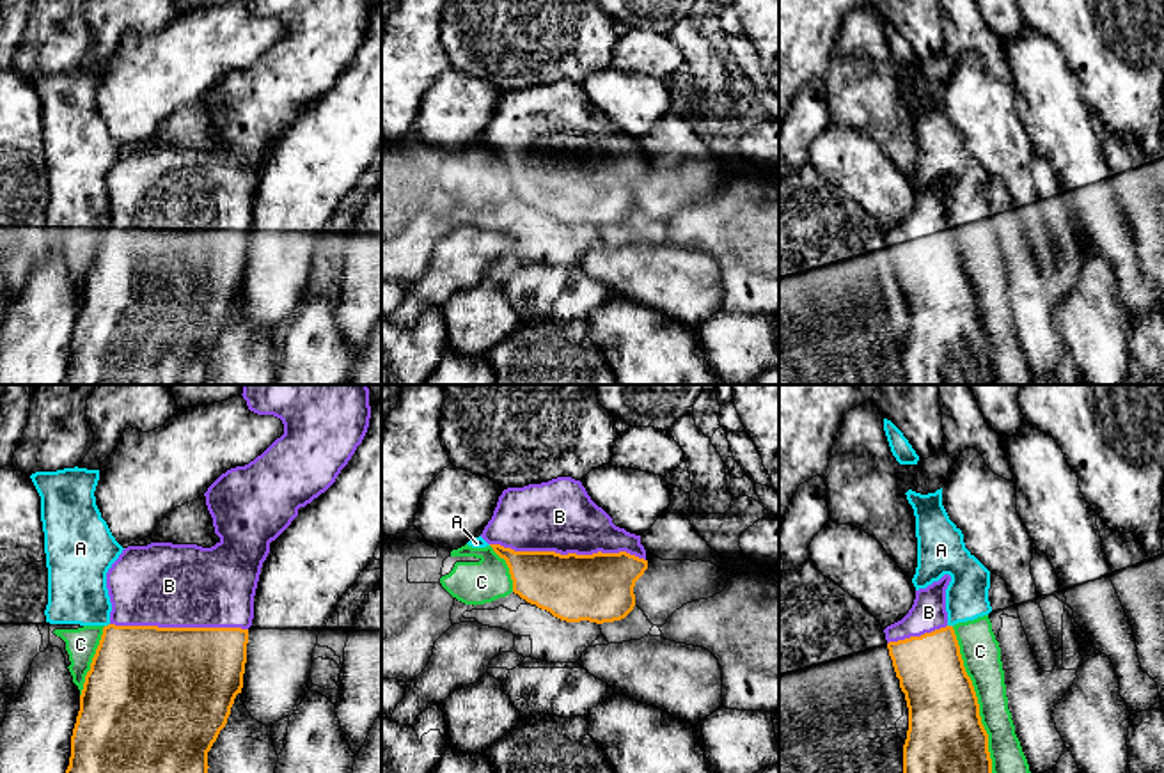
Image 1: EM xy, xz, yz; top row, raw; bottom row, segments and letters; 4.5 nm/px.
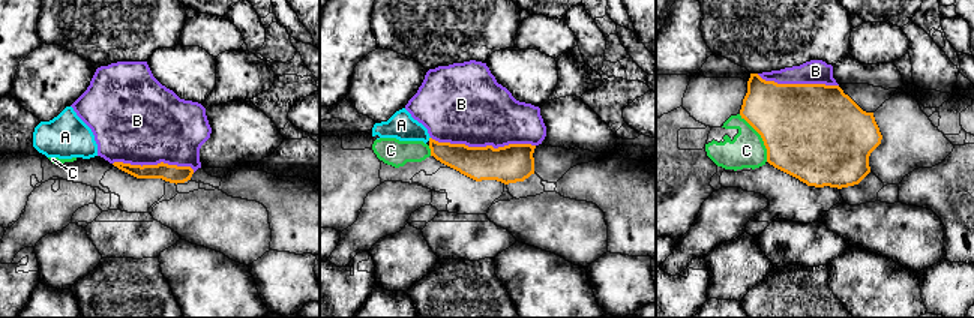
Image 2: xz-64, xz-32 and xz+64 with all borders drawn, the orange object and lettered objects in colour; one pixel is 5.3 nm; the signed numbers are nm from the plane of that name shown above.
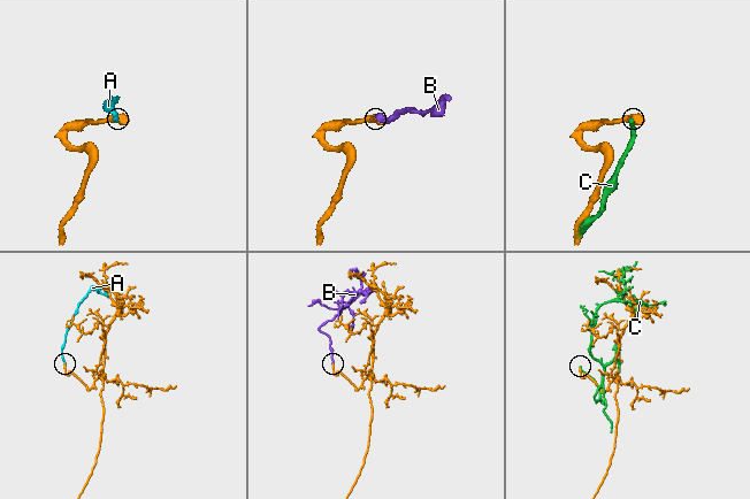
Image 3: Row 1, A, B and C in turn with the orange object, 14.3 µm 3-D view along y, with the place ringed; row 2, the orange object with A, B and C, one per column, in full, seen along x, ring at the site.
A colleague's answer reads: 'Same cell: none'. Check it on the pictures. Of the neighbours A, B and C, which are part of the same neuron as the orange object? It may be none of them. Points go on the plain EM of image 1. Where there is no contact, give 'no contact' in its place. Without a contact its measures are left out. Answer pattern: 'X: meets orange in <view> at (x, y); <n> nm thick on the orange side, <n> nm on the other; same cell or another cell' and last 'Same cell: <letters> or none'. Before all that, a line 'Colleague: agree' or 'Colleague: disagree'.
Colleague: disagree
A: meets orange in xy at (109, 227); 420 nm thick on the orange side, 280 nm on the other; another cell
B: meets orange in xz at (568, 156); 320 nm thick on the orange side, 320 nm on the other; same cell
C: meets orange in yz at (978, 307); 380 nm thick on the orange side, 180 nm on the other; another cell
Same cell: B

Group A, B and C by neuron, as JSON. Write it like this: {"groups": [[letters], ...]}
{"groups": [["A", "C"], ["B"]]}

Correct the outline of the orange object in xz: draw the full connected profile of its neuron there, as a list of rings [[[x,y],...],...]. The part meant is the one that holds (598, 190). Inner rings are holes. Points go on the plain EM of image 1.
[[[571,80],[504,92],[481,140],[506,163],[513,195],[566,225],[625,222],[635,209],[635,184],[648,172],[641,138],[616,129]]]

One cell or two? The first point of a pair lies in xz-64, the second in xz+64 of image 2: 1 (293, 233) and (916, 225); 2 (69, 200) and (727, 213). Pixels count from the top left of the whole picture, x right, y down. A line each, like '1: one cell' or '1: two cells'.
1: two cells
2: one cell

